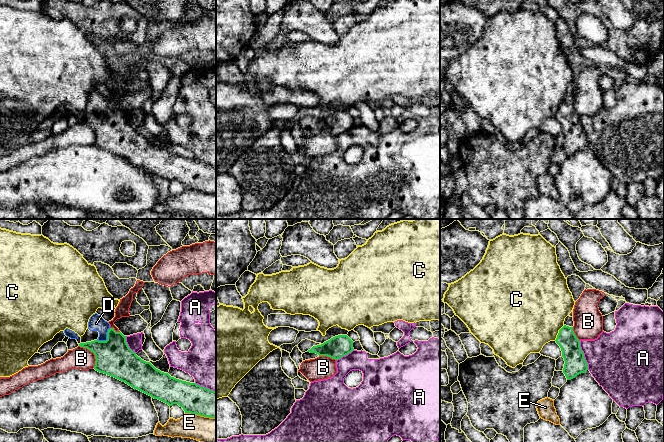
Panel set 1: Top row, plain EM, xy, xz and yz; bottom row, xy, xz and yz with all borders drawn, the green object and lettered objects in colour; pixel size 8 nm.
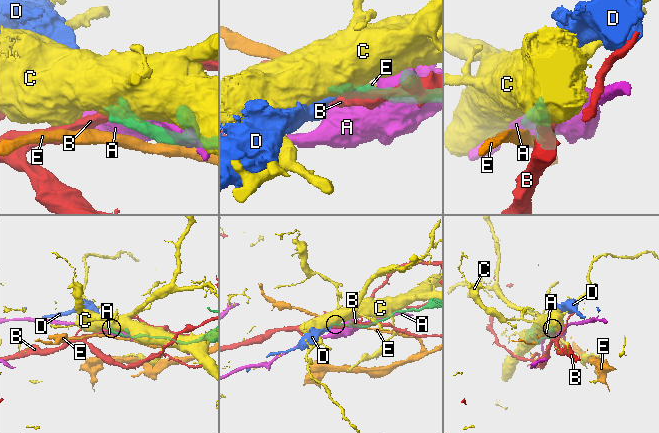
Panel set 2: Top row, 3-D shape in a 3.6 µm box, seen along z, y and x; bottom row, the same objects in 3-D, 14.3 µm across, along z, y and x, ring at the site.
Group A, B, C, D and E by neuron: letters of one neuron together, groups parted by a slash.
A / B / C / D / E

